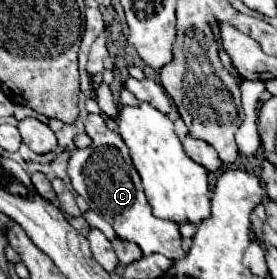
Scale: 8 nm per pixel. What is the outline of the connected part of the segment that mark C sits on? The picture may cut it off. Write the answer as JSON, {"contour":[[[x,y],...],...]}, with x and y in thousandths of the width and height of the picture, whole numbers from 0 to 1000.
{"contour":[[[321,405],[307,427],[307,470],[336,498],[321,534],[271,534],[249,570],[249,634],[271,685],[321,728],[321,749],[357,763],[415,821],[430,857],[495,871],[516,914],[581,907],[625,935],[661,928],[668,900],[653,885],[653,835],[639,792],[567,785],[545,735],[516,692],[502,620],[487,613],[466,534],[430,477],[394,470],[365,412]]]}

